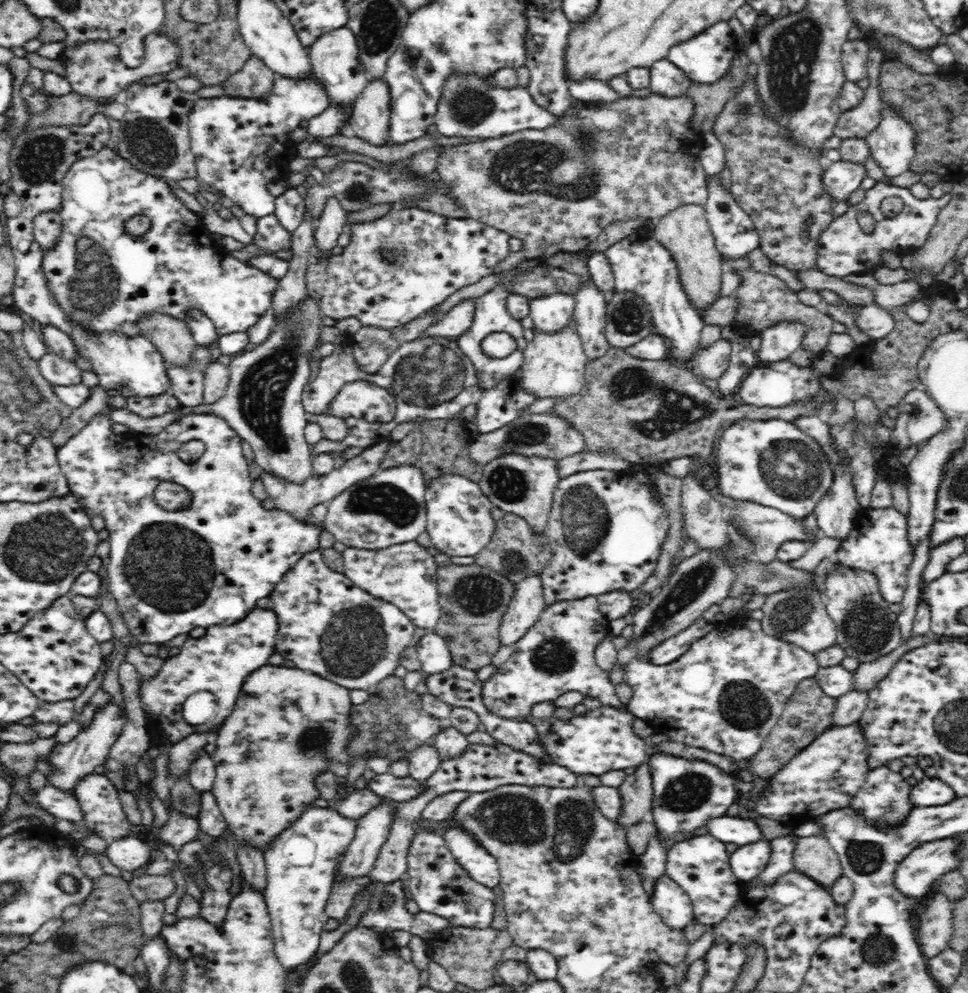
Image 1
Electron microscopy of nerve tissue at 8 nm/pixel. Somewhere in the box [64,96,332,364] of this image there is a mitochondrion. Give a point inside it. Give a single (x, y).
(95, 290)

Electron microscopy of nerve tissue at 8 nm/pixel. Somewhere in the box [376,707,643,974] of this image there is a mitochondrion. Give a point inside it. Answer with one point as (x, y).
(515, 819)

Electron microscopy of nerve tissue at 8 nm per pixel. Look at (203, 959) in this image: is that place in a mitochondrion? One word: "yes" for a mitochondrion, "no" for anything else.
no

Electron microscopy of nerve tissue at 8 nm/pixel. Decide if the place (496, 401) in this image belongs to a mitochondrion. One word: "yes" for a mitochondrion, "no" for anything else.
no

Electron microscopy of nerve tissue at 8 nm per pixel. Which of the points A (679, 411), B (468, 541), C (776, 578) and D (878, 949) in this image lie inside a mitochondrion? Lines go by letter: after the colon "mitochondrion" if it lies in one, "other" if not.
A: mitochondrion
B: other
C: mitochondrion
D: mitochondrion

